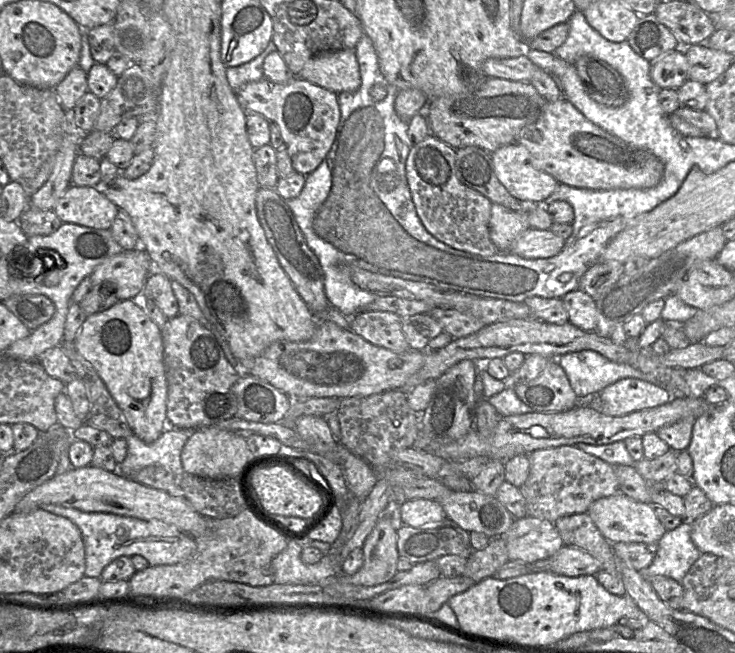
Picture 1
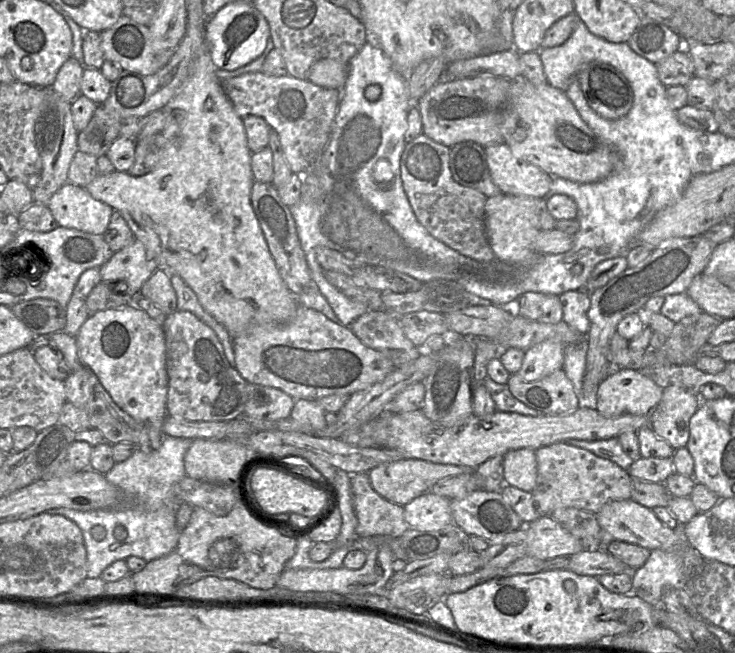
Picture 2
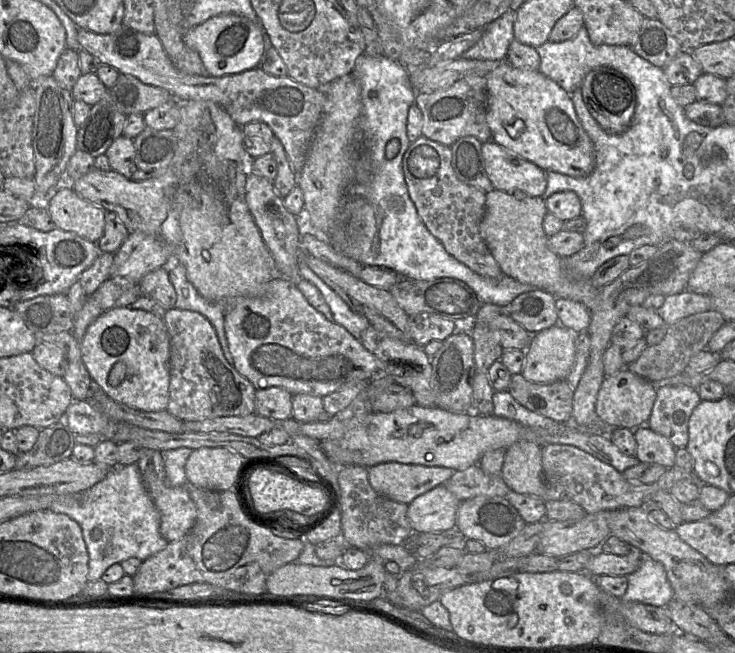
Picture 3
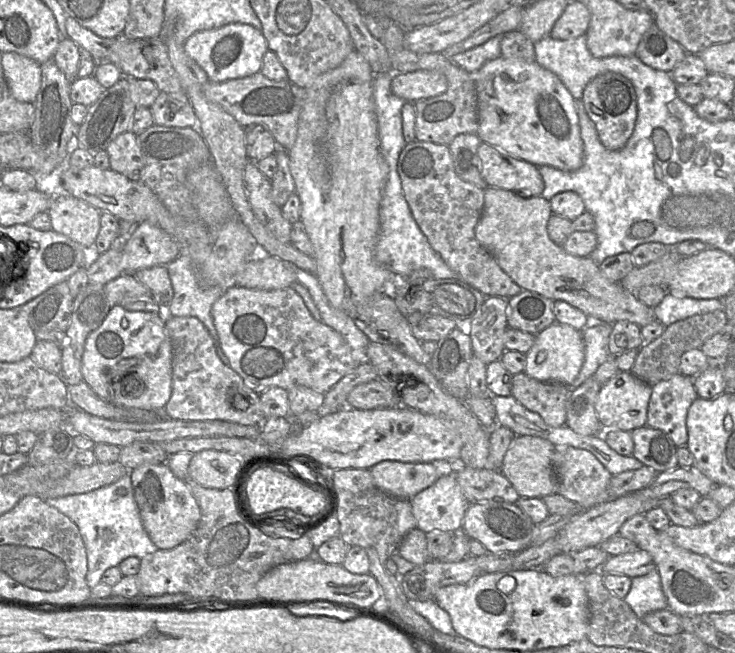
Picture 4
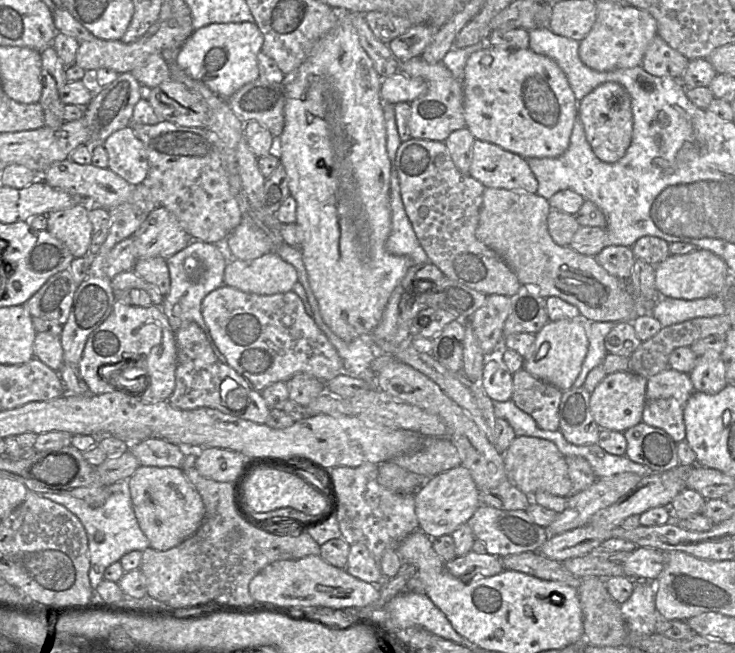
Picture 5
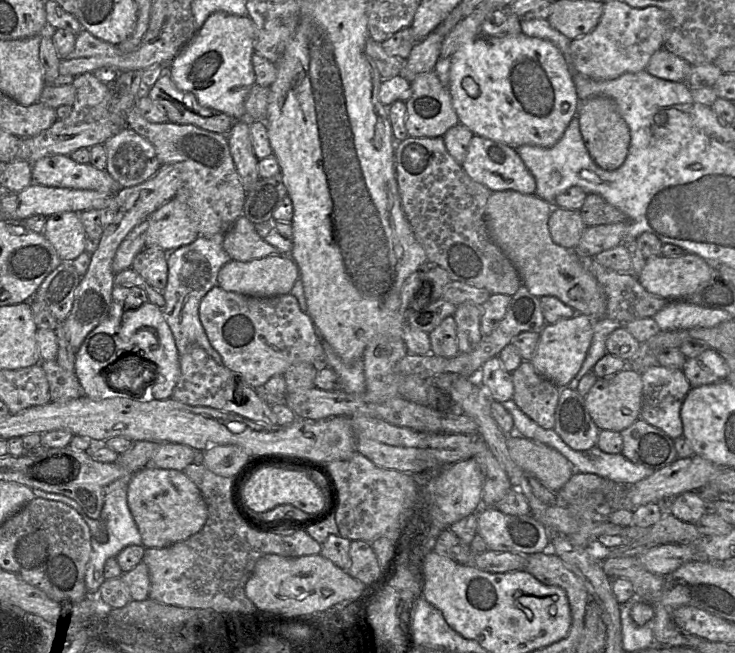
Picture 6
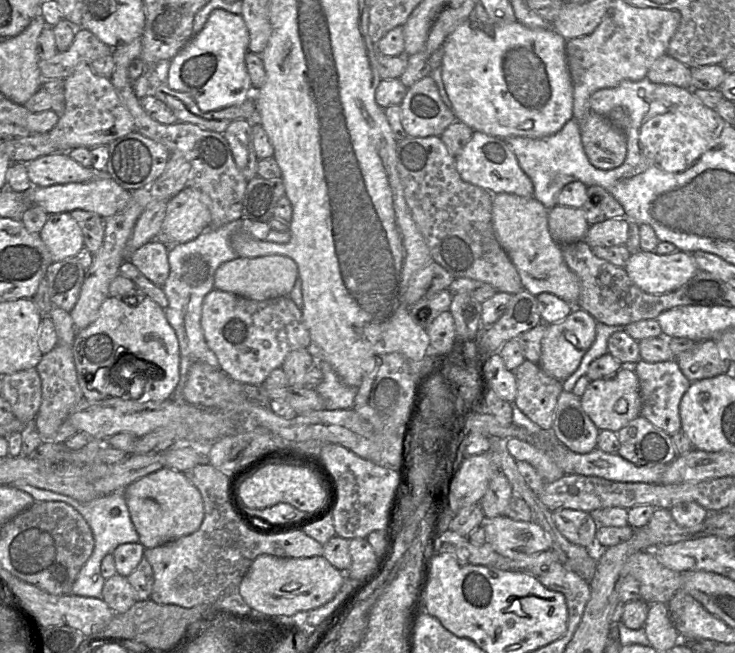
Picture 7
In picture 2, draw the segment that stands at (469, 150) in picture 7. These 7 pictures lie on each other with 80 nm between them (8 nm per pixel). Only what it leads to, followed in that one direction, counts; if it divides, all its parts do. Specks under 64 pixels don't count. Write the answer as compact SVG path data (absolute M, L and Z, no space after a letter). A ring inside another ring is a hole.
M504 143L484 147L484 151L491 179L501 193L535 199L548 193L552 177L514 156Z

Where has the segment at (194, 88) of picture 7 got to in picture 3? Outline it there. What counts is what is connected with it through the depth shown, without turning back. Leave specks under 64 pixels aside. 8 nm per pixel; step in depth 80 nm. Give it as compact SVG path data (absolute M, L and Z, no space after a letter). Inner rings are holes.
M223 14L212 17L191 29L186 29L184 43L186 47L198 53L208 75L221 77L261 66L265 33L258 24L243 16Z

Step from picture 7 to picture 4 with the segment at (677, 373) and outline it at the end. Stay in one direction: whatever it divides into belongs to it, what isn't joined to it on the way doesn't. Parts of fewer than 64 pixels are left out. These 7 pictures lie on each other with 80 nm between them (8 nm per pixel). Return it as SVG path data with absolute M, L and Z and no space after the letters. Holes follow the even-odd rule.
M676 374L652 385L646 425L667 434L677 446L686 446L689 407L698 398L693 379Z

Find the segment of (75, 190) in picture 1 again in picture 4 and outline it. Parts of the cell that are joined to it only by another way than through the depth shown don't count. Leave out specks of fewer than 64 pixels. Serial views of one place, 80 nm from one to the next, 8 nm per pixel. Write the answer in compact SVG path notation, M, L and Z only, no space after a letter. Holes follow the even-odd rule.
M63 194L48 209L52 230L91 250L100 229L101 211L87 202Z

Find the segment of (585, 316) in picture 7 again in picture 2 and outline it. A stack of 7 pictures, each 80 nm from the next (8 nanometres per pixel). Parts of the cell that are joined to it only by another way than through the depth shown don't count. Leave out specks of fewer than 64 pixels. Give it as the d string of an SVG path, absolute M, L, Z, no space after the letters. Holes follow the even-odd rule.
M551 339L532 346L525 351L522 366L516 374L526 382L533 382L562 369L565 348L563 343Z

